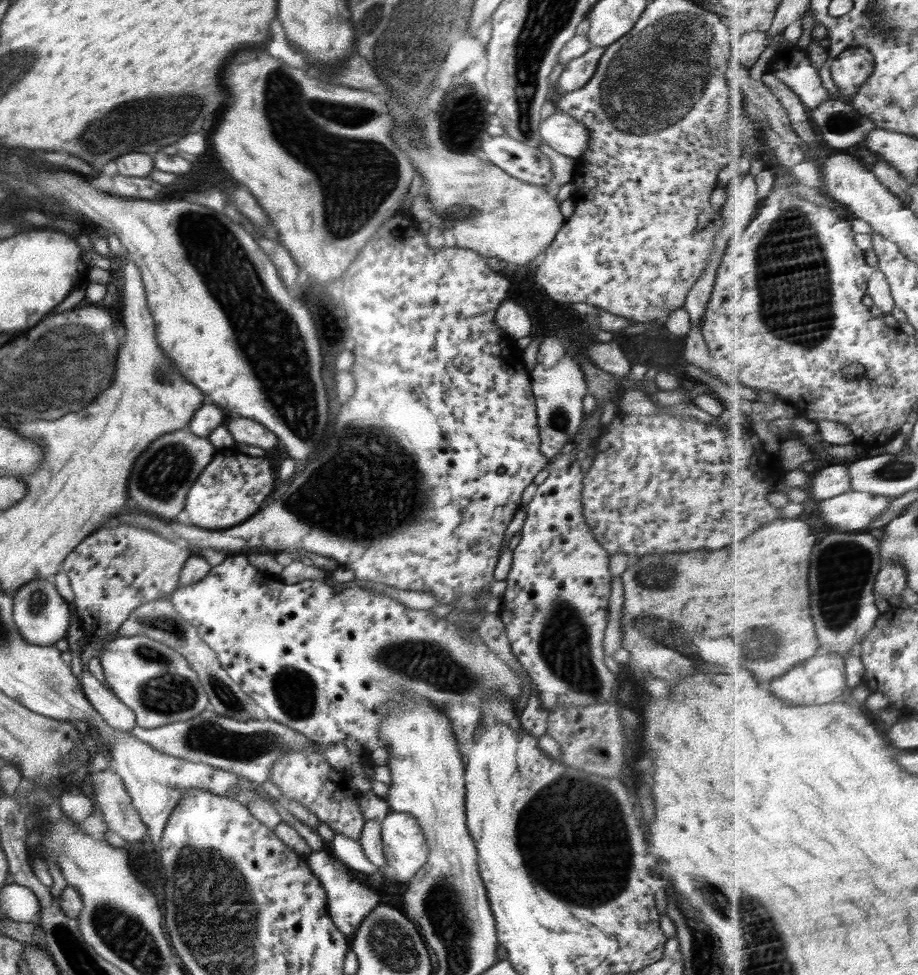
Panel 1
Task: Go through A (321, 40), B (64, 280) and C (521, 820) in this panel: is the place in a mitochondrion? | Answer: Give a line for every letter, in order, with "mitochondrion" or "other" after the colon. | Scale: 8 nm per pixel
A: other
B: other
C: mitochondrion

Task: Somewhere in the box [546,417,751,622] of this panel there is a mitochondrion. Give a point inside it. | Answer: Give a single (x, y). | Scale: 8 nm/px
(661, 575)

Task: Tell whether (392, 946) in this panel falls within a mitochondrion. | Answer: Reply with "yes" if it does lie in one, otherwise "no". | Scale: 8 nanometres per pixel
yes

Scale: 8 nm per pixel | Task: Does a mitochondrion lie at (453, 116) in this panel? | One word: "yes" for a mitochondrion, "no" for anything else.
yes

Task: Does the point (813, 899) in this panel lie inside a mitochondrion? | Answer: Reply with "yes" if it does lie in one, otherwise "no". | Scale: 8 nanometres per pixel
no

